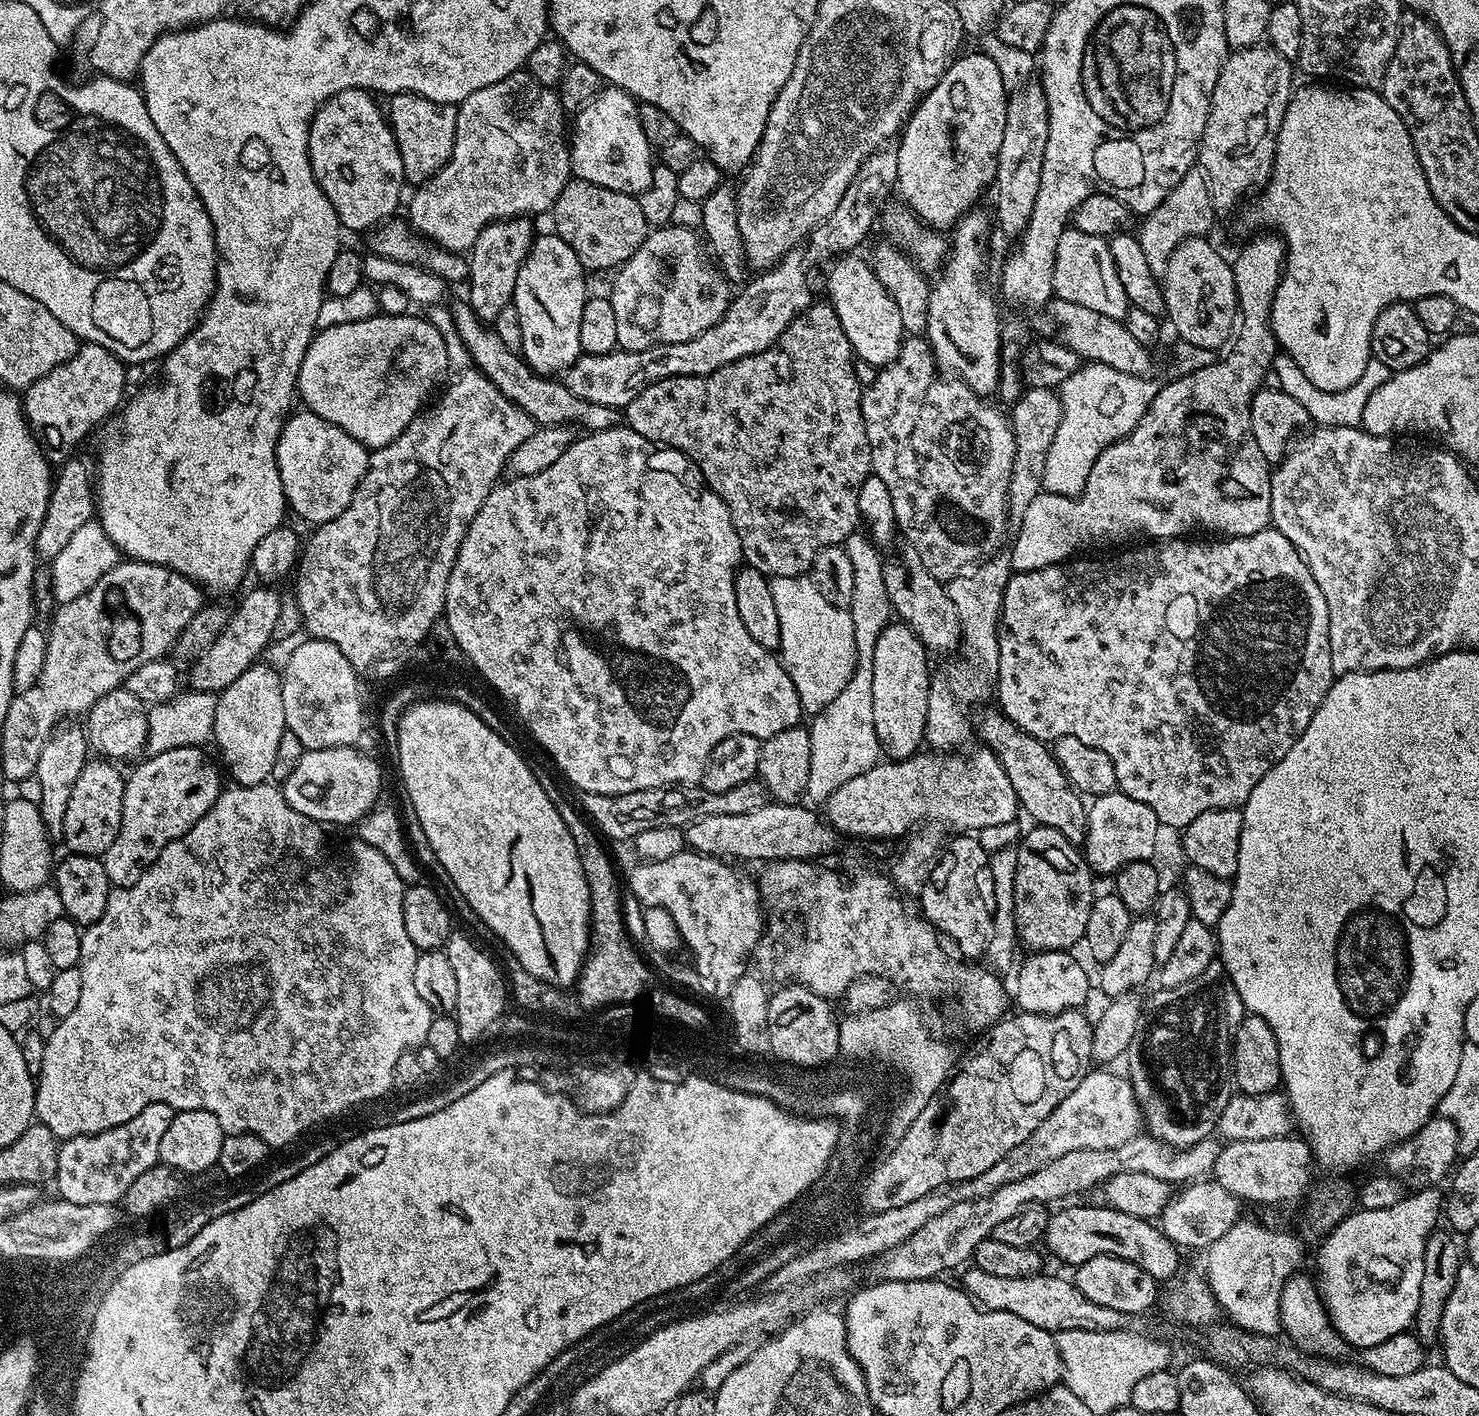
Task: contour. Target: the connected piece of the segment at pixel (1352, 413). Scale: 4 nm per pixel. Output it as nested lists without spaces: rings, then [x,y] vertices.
[[[1283,350],[1277,351],[1271,371],[1274,373],[1274,380],[1276,376],[1275,383],[1280,391],[1290,394],[1290,398],[1302,402],[1302,406],[1308,411],[1309,421],[1326,428],[1361,427],[1363,411],[1366,410],[1366,402],[1370,402],[1370,394],[1374,394],[1374,390],[1378,390],[1378,386],[1385,384],[1390,375],[1390,370],[1384,363],[1373,358],[1369,360],[1366,370],[1362,370],[1362,378],[1358,378],[1358,382],[1354,382],[1354,386],[1346,386],[1346,390],[1337,392],[1318,390],[1318,386],[1314,386],[1314,382],[1310,382],[1310,378],[1306,378],[1306,374],[1302,374],[1302,370],[1298,370],[1298,362],[1294,362],[1294,358],[1290,358],[1288,353]]]

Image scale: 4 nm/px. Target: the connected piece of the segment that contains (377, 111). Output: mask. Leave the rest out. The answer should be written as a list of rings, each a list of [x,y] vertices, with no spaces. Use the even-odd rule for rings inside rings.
[[[347,88],[334,94],[312,116],[312,124],[308,128],[308,157],[314,178],[330,198],[330,206],[338,214],[341,225],[352,232],[364,232],[383,224],[393,215],[392,212],[400,204],[400,195],[406,189],[404,171],[402,170],[402,154],[396,145],[396,135],[392,133],[392,125],[386,119],[382,108],[376,105],[377,97],[363,88]]]

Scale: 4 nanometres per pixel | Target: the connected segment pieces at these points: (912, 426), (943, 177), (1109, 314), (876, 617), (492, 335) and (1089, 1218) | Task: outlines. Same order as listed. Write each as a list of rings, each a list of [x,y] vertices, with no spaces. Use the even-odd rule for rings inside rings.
[[[909,335],[900,348],[898,358],[894,362],[884,365],[877,371],[872,385],[863,389],[862,418],[866,426],[866,438],[870,438],[870,454],[872,455],[872,472],[883,481],[883,485],[890,490],[891,501],[894,506],[894,518],[899,535],[908,539],[907,543],[922,558],[922,566],[934,574],[934,578],[941,582],[957,579],[965,570],[971,569],[977,562],[991,558],[1001,551],[1004,535],[1008,532],[1008,487],[1014,466],[1016,453],[1016,435],[1012,432],[1012,421],[1004,416],[991,403],[991,399],[970,390],[970,386],[963,380],[957,380],[947,374],[942,374],[936,366],[936,356],[932,352],[932,345],[923,335]]]
[[[976,50],[969,56],[961,55],[952,61],[951,66],[946,70],[946,74],[938,82],[938,86],[934,86],[934,90],[925,92],[920,103],[917,104],[911,116],[908,117],[903,129],[902,135],[899,137],[900,144],[896,148],[898,154],[898,192],[901,192],[903,203],[911,208],[925,225],[931,226],[936,230],[951,230],[966,213],[973,211],[977,207],[976,204],[983,194],[984,188],[991,189],[996,179],[996,167],[998,166],[999,151],[1002,147],[1002,138],[1006,127],[1006,114],[1009,100],[1009,89],[1005,88],[1002,82],[1002,70],[998,67],[994,58],[984,55],[983,51]]]
[[[1065,227],[1062,235],[1056,237],[1052,291],[1055,299],[1078,302],[1078,306],[1098,310],[1098,314],[1106,314],[1106,318],[1123,321],[1128,315],[1130,305],[1126,290],[1118,280],[1118,270],[1110,254],[1109,241],[1103,236],[1082,234],[1082,230]]]
[[[857,530],[849,534],[842,547],[846,554],[850,554],[850,566],[854,566],[854,594],[852,601],[848,604],[848,613],[854,622],[854,642],[856,643],[856,658],[859,663],[852,671],[850,682],[830,702],[822,711],[815,713],[811,717],[812,724],[807,725],[810,734],[810,778],[808,779],[807,799],[823,802],[842,786],[842,782],[850,782],[850,778],[858,778],[858,774],[866,774],[881,759],[882,753],[878,734],[874,730],[874,670],[872,669],[872,659],[874,658],[874,646],[878,642],[880,632],[888,627],[893,619],[894,613],[892,603],[886,594],[886,582],[884,581],[884,564],[880,560],[881,549],[873,543],[872,537],[863,531]]]
[[[466,302],[451,305],[452,321],[466,342],[466,350],[470,350],[470,358],[477,372],[481,372],[510,402],[514,402],[523,412],[530,414],[530,418],[537,425],[566,424],[577,426],[581,424],[585,433],[601,432],[607,428],[617,427],[621,423],[622,416],[617,409],[610,406],[598,406],[570,394],[570,390],[559,379],[549,378],[535,372],[524,360],[523,355],[514,353],[508,349],[506,342],[496,333],[495,327],[489,326],[485,321],[474,314],[474,310]]]
[[[1080,1202],[1069,1203],[1072,1204],[1069,1208],[1053,1211],[1048,1217],[1043,1243],[1048,1244],[1049,1250],[1058,1259],[1075,1266],[1099,1256],[1122,1258],[1126,1262],[1134,1262],[1134,1266],[1142,1266],[1142,1270],[1158,1282],[1170,1279],[1179,1270],[1181,1249],[1151,1219],[1135,1217],[1100,1202],[1088,1205],[1076,1203]]]

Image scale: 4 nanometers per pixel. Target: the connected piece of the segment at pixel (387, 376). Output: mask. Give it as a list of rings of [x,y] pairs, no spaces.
[[[377,314],[366,318],[362,322],[346,322],[342,326],[330,326],[329,328],[319,329],[316,335],[312,337],[311,349],[306,354],[304,365],[300,367],[298,382],[296,383],[299,399],[304,399],[303,407],[309,412],[318,414],[318,418],[326,418],[326,422],[330,422],[334,426],[346,430],[346,434],[350,434],[352,438],[358,438],[358,442],[362,442],[364,447],[369,450],[375,450],[386,446],[390,442],[394,442],[394,438],[398,438],[402,434],[402,430],[406,430],[406,426],[410,426],[412,419],[415,416],[421,415],[422,409],[429,403],[428,395],[432,391],[434,391],[433,393],[437,391],[436,383],[444,375],[449,375],[450,372],[448,363],[446,362],[446,342],[442,342],[442,334],[438,334],[435,326],[423,315],[412,315],[388,316]]]

